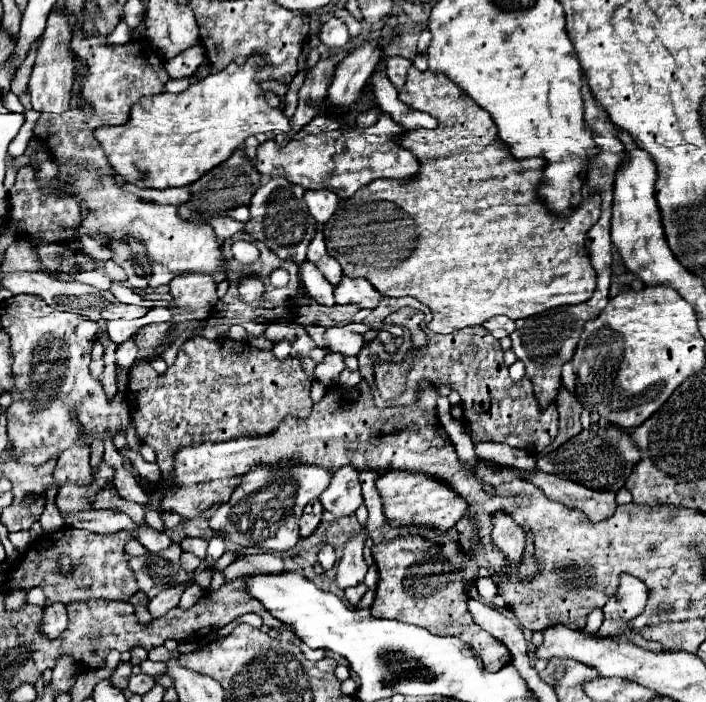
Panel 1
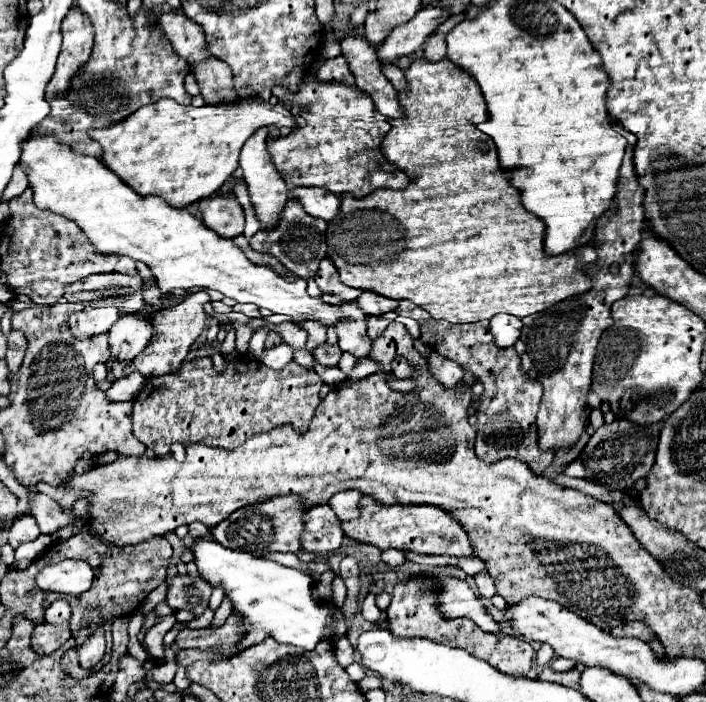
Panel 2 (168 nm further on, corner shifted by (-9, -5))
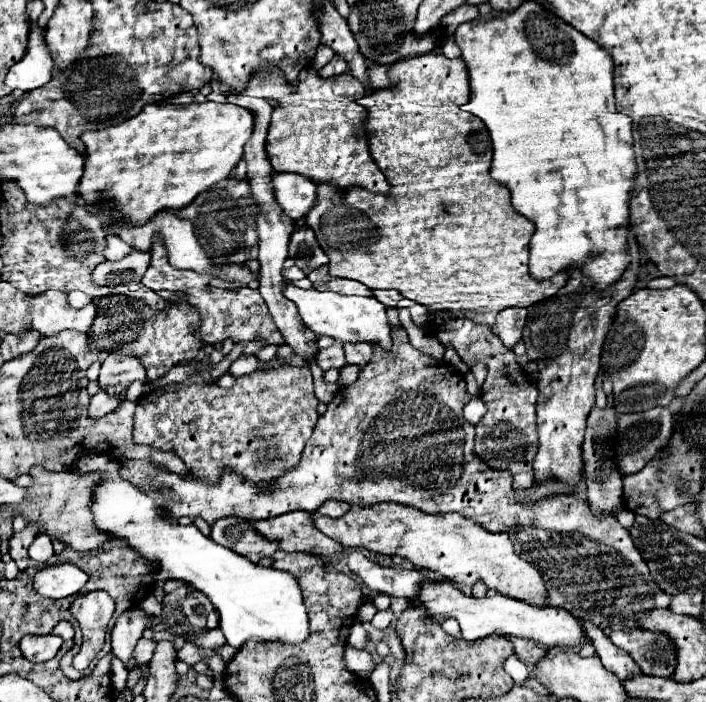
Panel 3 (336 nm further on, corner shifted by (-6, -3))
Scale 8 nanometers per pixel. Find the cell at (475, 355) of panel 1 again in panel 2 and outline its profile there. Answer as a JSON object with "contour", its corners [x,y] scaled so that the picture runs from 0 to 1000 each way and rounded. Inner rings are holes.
{"contour":[[[599,457],[596,460],[596,486],[633,511],[647,514],[659,523],[676,543],[684,546],[684,563],[678,566],[676,583],[676,623],[673,642],[684,657],[707,657],[707,654],[735,654],[746,660],[755,674],[766,677],[772,665],[780,662],[783,645],[769,642],[761,625],[758,591],[766,571],[766,548],[758,540],[749,540],[735,526],[735,506],[729,494],[707,497],[695,480],[693,457],[676,457],[661,463],[639,463],[630,457]]]}

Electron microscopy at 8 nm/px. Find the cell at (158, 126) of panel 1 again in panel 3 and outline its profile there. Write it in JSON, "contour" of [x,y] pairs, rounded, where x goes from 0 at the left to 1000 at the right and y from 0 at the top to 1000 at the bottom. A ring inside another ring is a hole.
{"contour":[[[218,147],[204,152],[198,164],[178,170],[170,178],[122,187],[113,198],[122,207],[119,246],[108,266],[108,278],[122,292],[156,289],[156,306],[144,306],[144,321],[153,332],[167,335],[164,321],[204,321],[224,301],[252,301],[272,289],[280,275],[292,272],[303,261],[320,255],[343,224],[346,204],[357,192],[360,164],[337,150],[326,147]]]}

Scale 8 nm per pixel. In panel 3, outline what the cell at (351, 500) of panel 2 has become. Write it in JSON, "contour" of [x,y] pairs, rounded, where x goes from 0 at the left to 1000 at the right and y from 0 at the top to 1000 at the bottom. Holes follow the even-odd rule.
{"contour":[[[462,714],[462,717],[450,725],[450,731],[462,734],[462,736],[484,736],[493,725],[496,725],[493,717],[484,717],[484,714]]]}

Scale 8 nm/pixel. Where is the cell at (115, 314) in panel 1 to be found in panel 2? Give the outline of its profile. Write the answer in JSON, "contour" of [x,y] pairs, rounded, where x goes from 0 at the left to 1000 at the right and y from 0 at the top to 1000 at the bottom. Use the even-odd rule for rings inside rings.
{"contour":[[[149,437],[149,440],[132,440],[132,443],[115,443],[101,449],[101,472],[106,480],[129,480],[137,474],[152,474],[157,463],[173,449],[164,437]]]}

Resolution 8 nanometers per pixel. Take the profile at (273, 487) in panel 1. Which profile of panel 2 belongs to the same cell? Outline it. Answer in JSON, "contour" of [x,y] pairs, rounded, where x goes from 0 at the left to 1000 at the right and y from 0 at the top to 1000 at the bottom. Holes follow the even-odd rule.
{"contour":[[[412,702],[401,708],[387,708],[378,714],[367,714],[361,719],[350,719],[344,725],[330,728],[319,742],[302,751],[302,765],[316,779],[358,788],[364,793],[373,793],[384,785],[401,785],[401,788],[421,788],[426,782],[426,762],[432,748],[432,719],[426,717],[426,708]]]}

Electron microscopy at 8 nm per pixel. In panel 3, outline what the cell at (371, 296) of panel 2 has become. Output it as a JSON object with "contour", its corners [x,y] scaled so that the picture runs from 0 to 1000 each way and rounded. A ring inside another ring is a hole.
{"contour":[[[535,412],[530,415],[530,423],[538,426],[538,432],[544,432],[547,437],[561,437],[564,429],[569,426],[569,420],[561,412]]]}

